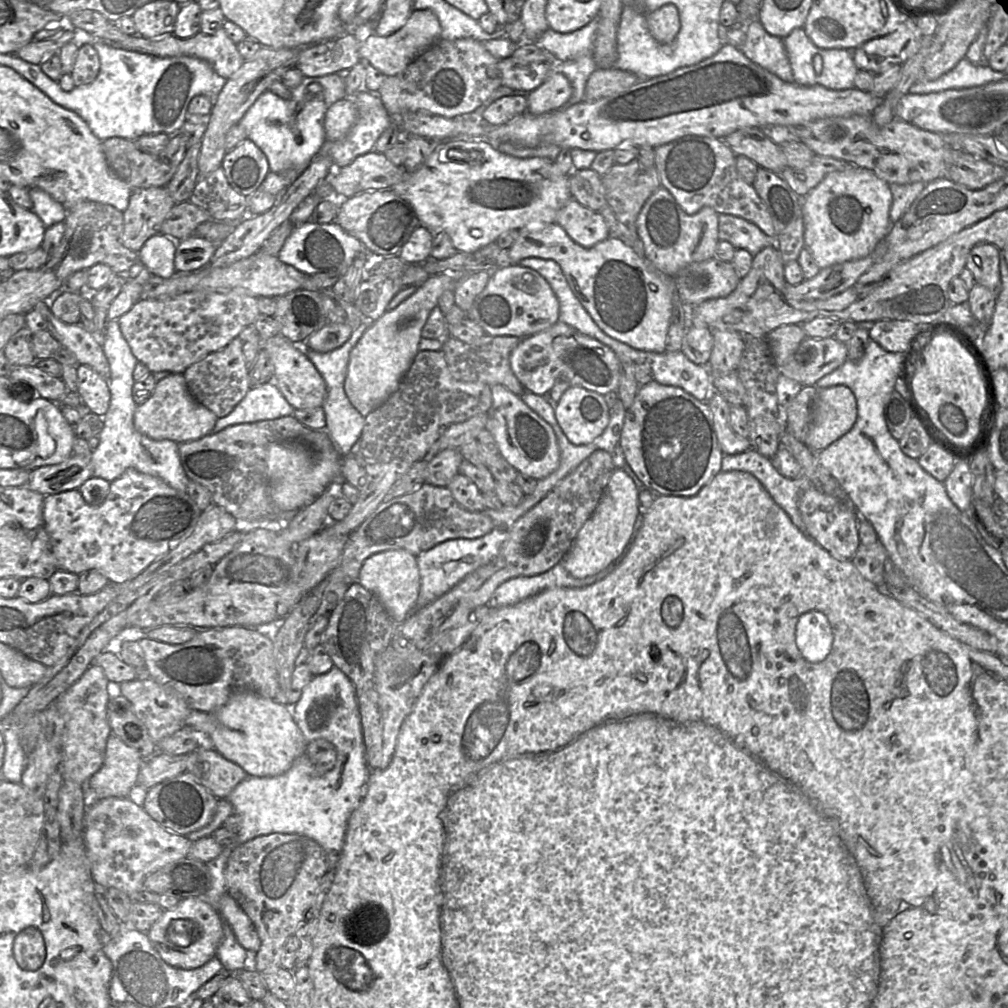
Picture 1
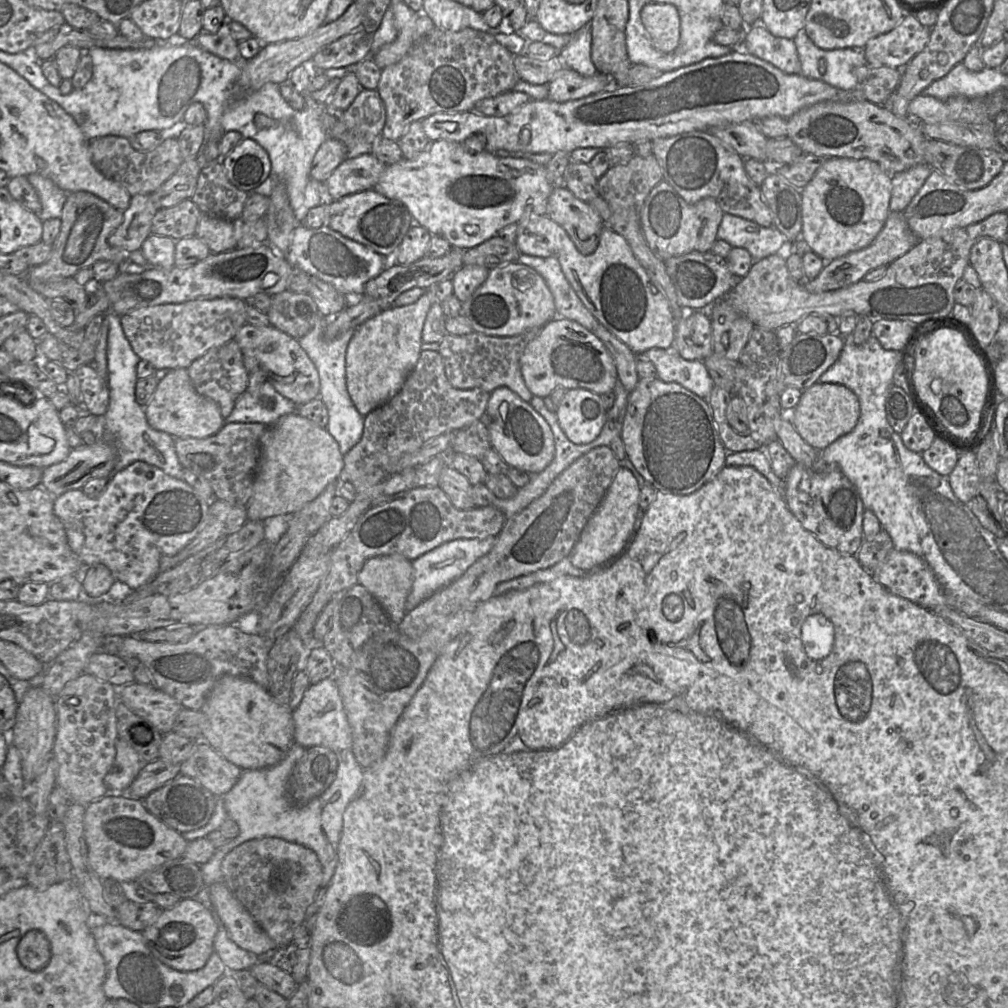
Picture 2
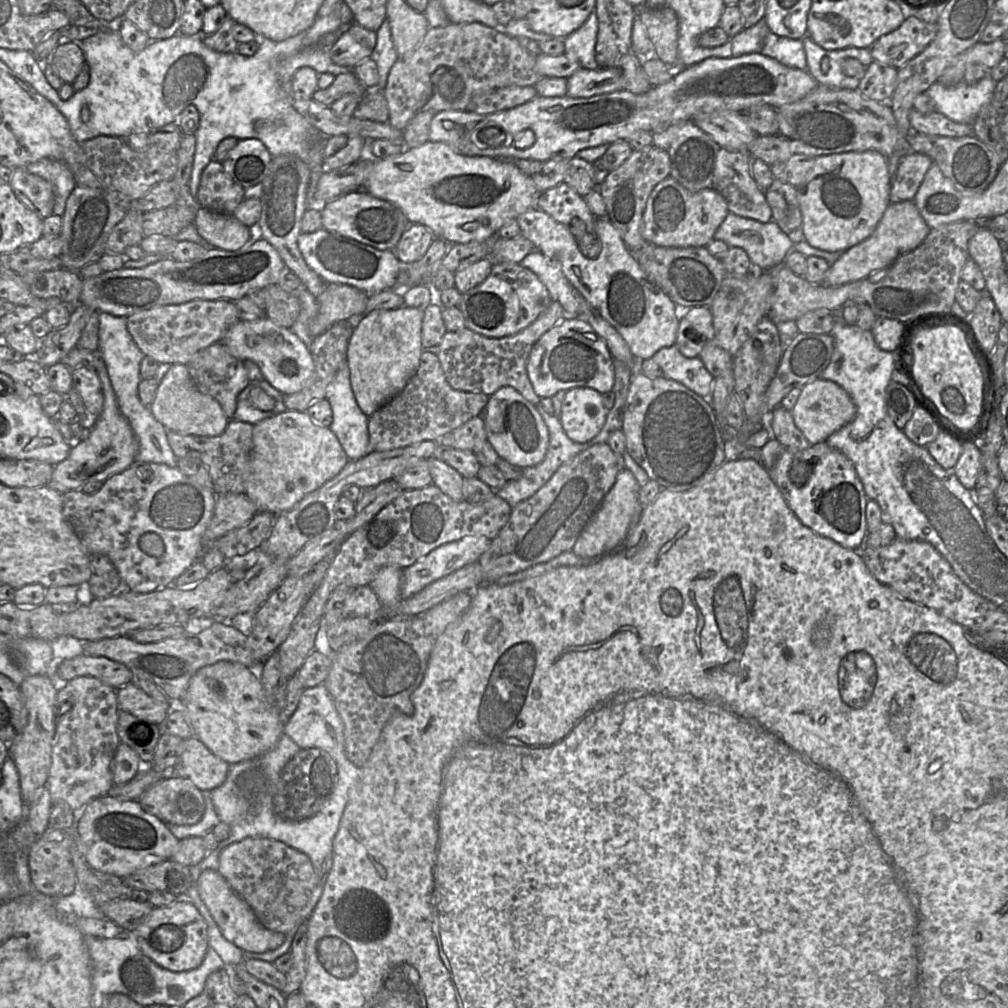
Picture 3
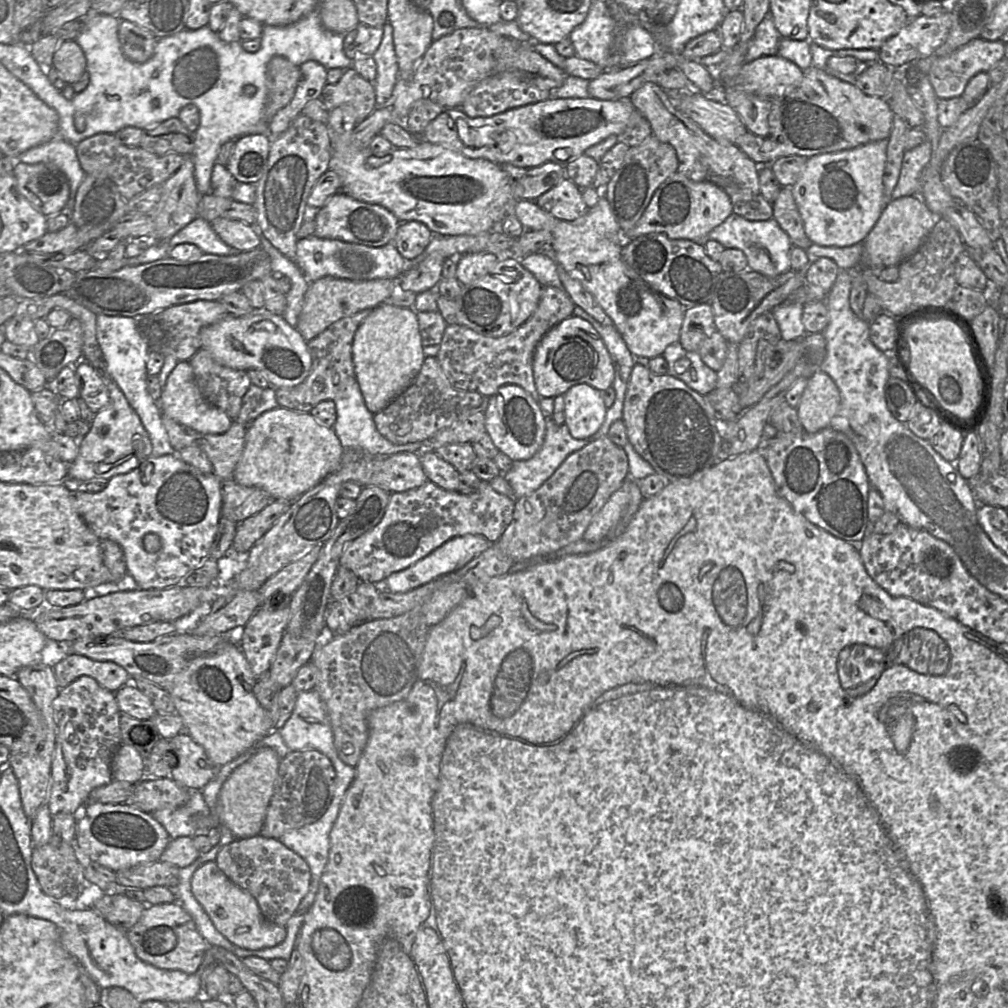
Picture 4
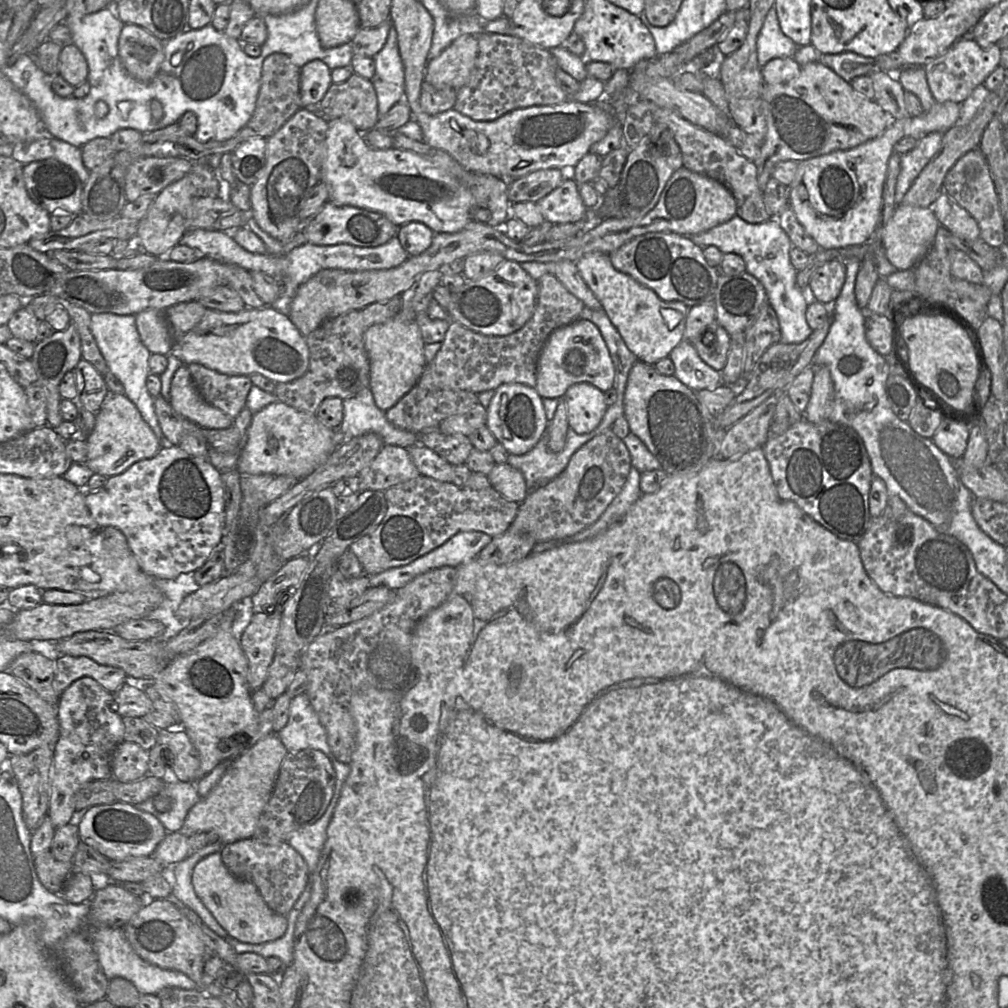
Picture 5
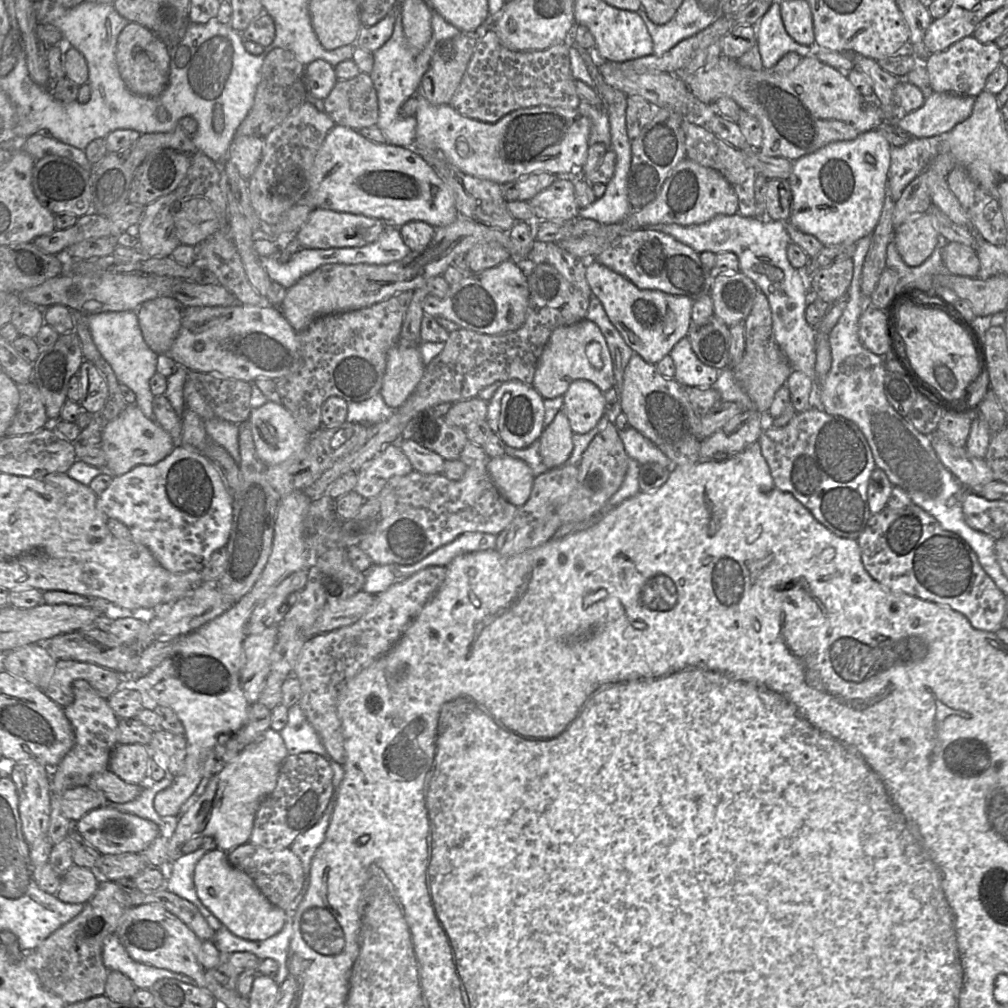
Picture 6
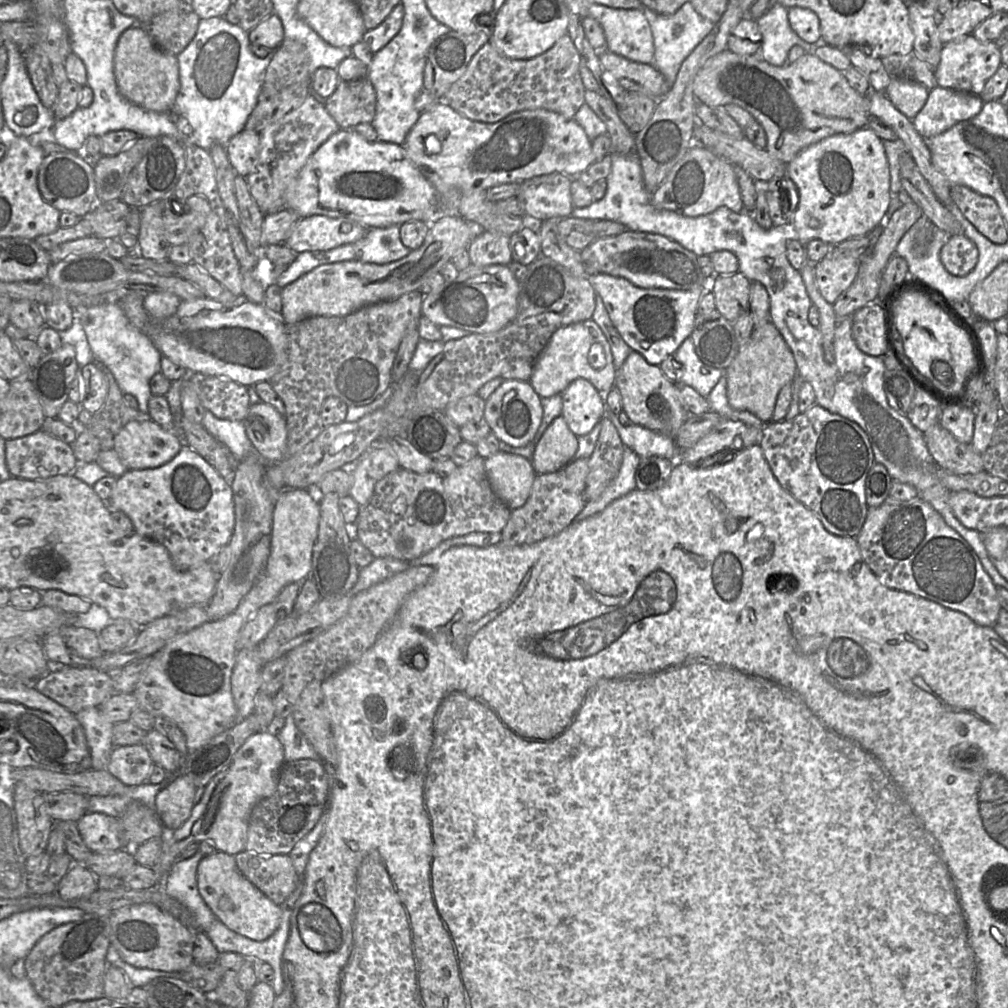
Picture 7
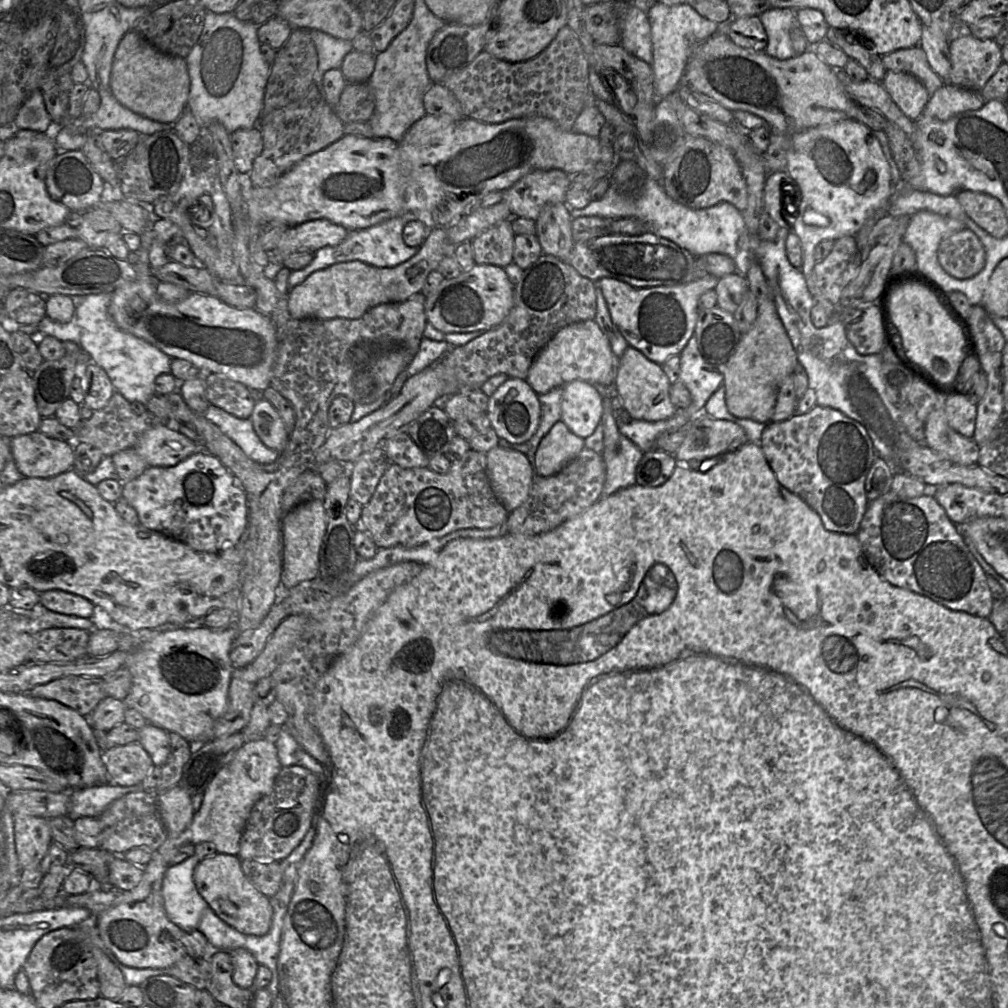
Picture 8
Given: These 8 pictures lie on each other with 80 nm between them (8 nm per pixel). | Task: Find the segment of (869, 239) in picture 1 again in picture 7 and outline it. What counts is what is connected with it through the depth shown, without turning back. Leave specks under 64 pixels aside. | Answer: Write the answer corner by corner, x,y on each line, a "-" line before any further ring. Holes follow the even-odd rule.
936,86
929,90
925,105
912,123
917,132
928,139
949,130
960,121
973,118
983,104
979,95
-
869,127
849,134
835,134
810,145
786,165
786,174
797,187
799,196
791,235
804,246
814,239
834,246
847,239
868,235
885,221
891,199
889,165
882,139

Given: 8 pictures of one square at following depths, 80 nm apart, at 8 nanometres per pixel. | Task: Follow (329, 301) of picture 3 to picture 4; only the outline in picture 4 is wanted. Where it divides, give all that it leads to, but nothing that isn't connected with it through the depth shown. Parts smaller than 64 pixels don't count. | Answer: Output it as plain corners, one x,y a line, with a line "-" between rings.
330,276
311,282
304,297
296,329
303,339
309,342
336,321
384,304
399,289
399,282
400,278
352,281

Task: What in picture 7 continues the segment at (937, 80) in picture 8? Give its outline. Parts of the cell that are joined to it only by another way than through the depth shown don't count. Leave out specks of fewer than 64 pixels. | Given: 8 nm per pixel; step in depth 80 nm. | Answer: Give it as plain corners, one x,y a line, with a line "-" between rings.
914,51
907,54
892,54
881,58
886,72
891,77
902,77
917,81
928,90
937,86
934,69
921,60

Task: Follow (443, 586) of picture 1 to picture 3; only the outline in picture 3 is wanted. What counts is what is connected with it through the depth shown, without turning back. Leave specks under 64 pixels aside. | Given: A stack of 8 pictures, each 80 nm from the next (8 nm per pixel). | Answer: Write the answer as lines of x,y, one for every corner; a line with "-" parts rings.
466,536
440,545
403,569
402,598
409,598
427,585
466,565
477,562
492,540
484,536

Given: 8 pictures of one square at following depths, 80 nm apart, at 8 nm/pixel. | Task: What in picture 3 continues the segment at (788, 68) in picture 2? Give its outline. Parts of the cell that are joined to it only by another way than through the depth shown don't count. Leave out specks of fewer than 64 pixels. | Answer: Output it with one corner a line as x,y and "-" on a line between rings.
769,33
760,54
773,58
781,64
807,71
807,59
802,40
793,40

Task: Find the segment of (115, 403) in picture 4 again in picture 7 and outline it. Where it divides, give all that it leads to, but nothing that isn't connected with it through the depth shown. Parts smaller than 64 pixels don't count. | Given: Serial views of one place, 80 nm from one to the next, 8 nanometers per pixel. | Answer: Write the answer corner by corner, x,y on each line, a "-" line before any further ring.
153,420
131,421
114,438
113,450
128,470
158,468
171,461
181,450
183,440
174,432
162,429

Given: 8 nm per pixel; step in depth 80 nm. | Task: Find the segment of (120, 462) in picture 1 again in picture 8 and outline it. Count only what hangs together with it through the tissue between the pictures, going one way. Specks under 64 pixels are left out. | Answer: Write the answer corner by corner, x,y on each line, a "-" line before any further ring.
112,293
71,296
75,304
75,319
81,327
80,346
90,361
108,375
115,391
129,403
146,405
155,394
155,379
170,373
171,358
143,339
119,329
108,314

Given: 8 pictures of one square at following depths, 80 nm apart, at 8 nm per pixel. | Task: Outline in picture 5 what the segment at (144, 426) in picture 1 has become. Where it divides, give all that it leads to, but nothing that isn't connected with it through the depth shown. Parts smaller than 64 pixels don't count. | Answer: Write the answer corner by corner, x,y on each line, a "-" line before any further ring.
184,364
172,378
169,404
177,414
203,429
224,430
234,425
232,418
204,400

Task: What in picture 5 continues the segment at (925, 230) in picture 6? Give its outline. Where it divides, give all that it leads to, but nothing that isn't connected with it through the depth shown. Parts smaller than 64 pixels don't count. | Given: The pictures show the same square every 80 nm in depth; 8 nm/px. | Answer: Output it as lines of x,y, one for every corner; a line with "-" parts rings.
896,205
889,221
880,229
880,241
885,256
897,270
913,269
930,250
939,228
932,208

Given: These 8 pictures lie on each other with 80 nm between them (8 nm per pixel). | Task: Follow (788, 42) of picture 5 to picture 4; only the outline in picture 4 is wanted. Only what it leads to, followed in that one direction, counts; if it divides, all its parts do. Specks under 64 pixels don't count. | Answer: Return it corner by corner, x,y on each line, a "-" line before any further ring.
767,13
757,26
748,47
746,62
760,57
777,55
779,43
783,37
775,27
772,15

